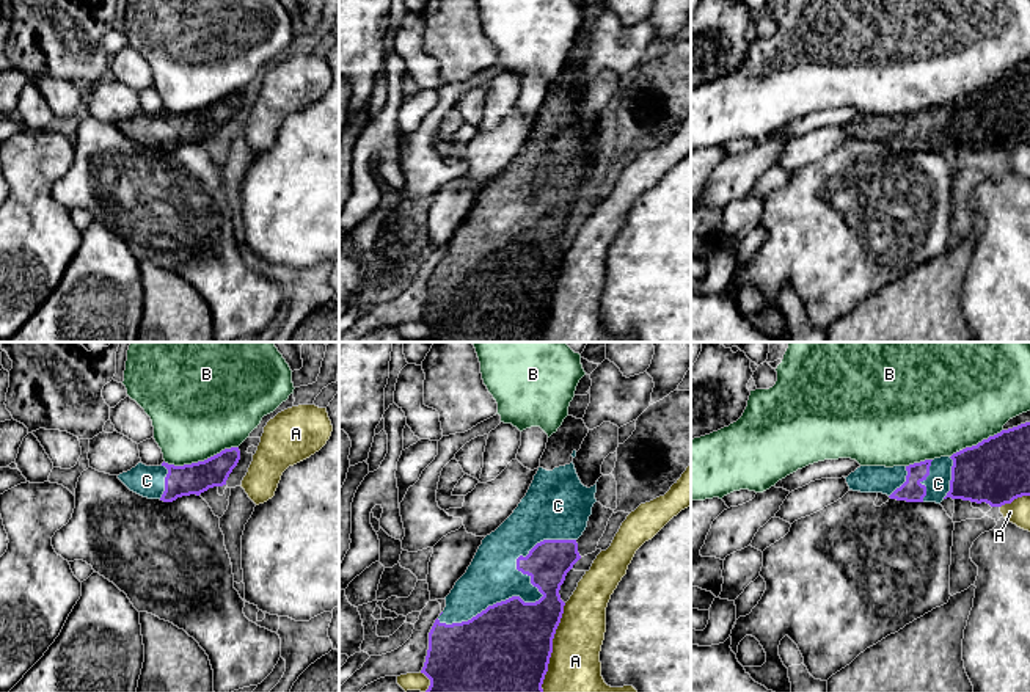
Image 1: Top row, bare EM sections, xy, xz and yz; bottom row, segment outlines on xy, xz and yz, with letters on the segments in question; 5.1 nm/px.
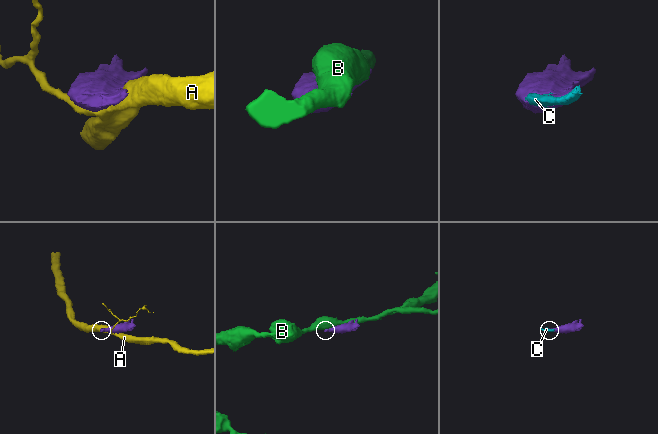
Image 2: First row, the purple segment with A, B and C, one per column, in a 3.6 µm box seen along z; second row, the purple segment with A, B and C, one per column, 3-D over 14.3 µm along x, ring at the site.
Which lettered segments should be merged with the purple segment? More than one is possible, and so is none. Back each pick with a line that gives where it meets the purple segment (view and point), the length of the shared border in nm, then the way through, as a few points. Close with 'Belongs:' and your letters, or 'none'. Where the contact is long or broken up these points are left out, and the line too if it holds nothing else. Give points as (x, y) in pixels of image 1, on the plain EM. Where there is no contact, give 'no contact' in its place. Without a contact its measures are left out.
C: xz (539, 248) | 800 nm
Belongs: C

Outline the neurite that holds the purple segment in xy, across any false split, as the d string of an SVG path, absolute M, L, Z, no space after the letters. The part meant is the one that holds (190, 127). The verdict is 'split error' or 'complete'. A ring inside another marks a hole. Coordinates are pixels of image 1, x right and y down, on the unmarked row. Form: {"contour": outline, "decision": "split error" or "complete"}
{"contour": "M239 96L225 97L220 102L198 111L174 115L146 115L138 111L118 127L133 141L148 146L173 151L177 146L207 140L226 133L226 129L240 108Z", "decision": "split error"}

